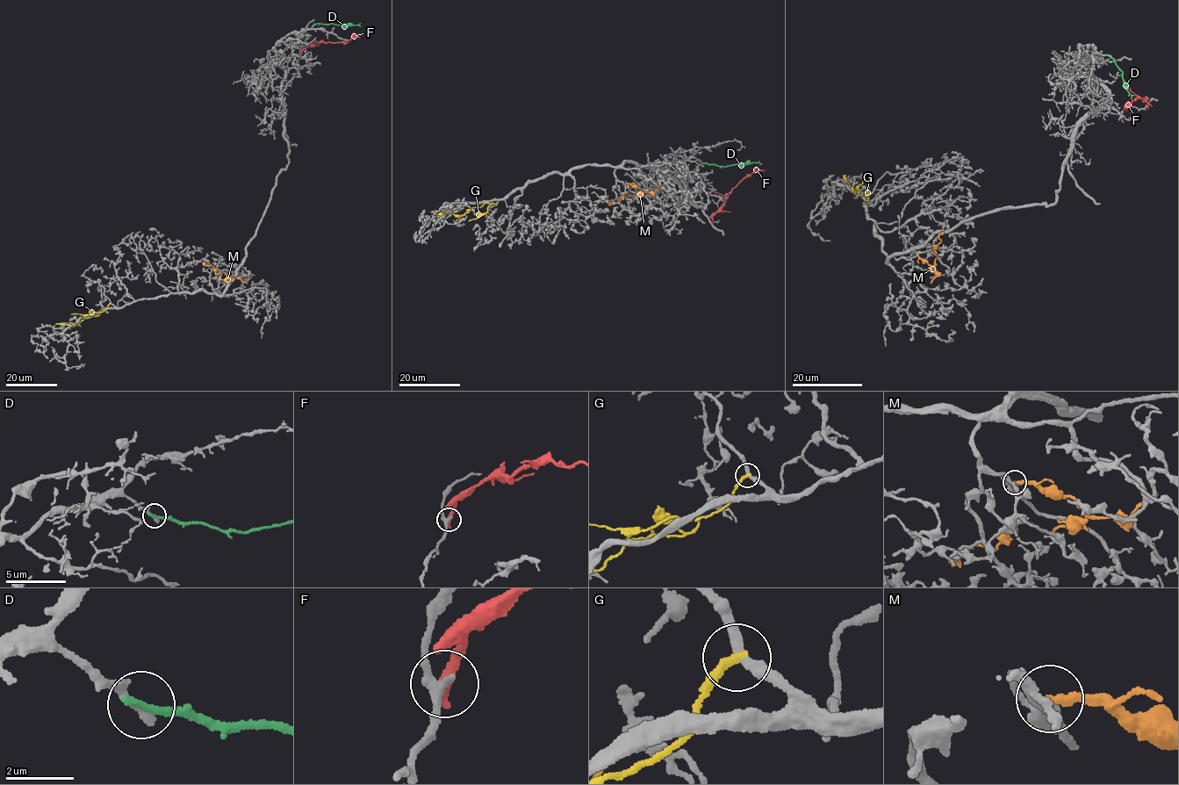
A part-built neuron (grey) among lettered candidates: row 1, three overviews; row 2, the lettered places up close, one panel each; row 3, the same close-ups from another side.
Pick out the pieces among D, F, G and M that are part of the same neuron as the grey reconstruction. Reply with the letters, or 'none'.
none

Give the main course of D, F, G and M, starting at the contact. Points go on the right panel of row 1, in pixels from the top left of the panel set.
D: (1109, 56), (1121, 70), (1131, 98)
F: (1148, 106), (1146, 99), (1137, 98), (1127, 104), (1126, 109), (1126, 106), (1130, 113)
G: (870, 193), (859, 194), (860, 191), (857, 189), (854, 193), (844, 175)
M: (916, 254), (930, 265), (934, 265), (938, 255), (930, 251), (940, 242), (938, 237), (944, 231)

